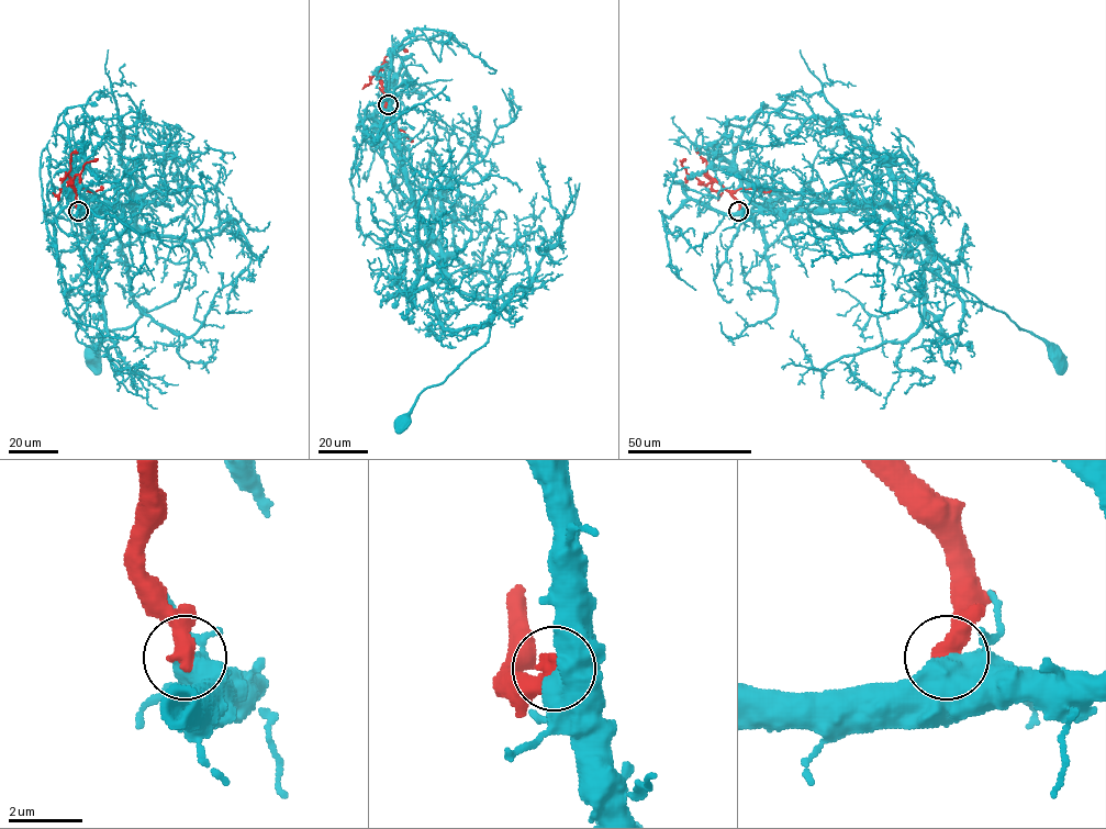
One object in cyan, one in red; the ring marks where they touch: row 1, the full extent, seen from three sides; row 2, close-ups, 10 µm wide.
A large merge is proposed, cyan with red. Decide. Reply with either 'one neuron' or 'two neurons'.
two neurons

